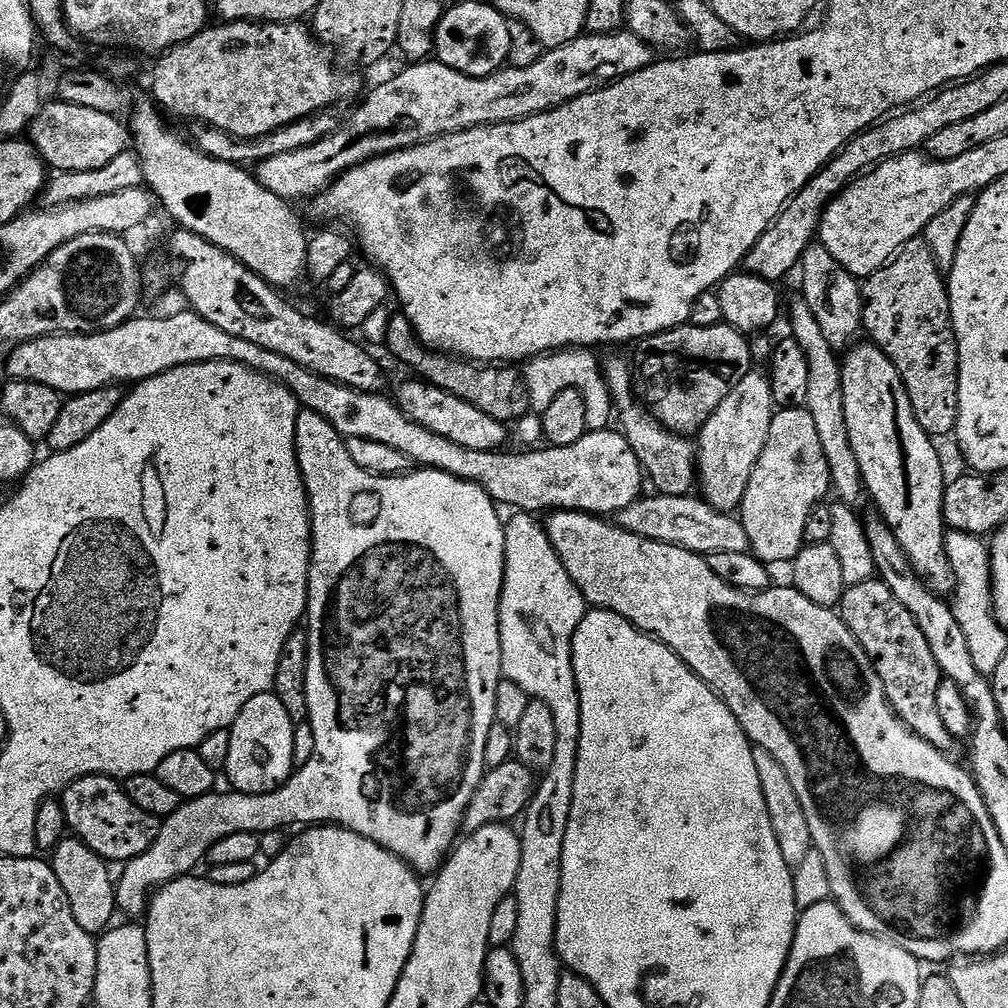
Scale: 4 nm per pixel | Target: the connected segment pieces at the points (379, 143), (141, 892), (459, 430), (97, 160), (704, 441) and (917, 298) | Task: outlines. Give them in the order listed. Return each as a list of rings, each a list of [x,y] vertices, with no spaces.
[[[627,30],[582,34],[576,40],[547,49],[534,66],[505,66],[489,76],[467,76],[458,70],[450,70],[450,66],[435,58],[412,62],[397,76],[378,85],[361,102],[356,113],[345,124],[343,121],[335,132],[314,142],[314,146],[264,160],[255,165],[254,175],[263,188],[286,201],[307,201],[327,190],[343,172],[349,172],[375,156],[425,144],[451,132],[483,124],[505,124],[549,112],[652,63],[654,49]]]
[[[301,410],[296,415],[296,457],[298,458],[298,466],[300,473],[304,479],[304,485],[308,491],[308,510],[312,514],[312,561],[310,562],[310,574],[308,575],[308,611],[306,613],[306,631],[308,634],[308,669],[306,670],[306,698],[308,699],[308,718],[307,723],[311,724],[314,730],[314,754],[310,758],[310,762],[299,765],[293,771],[290,779],[284,783],[278,790],[267,792],[266,794],[246,794],[245,792],[237,792],[235,790],[227,790],[228,792],[220,792],[221,790],[213,790],[207,796],[200,796],[196,800],[184,800],[178,810],[174,810],[174,814],[163,817],[160,829],[158,830],[158,838],[154,838],[154,842],[150,846],[150,850],[146,850],[140,856],[127,861],[123,865],[124,873],[119,873],[116,880],[116,907],[121,913],[124,912],[125,917],[140,918],[148,911],[148,902],[152,898],[155,889],[160,888],[163,884],[169,884],[171,880],[176,880],[180,876],[186,876],[197,871],[196,863],[203,861],[208,855],[210,846],[214,846],[214,842],[222,842],[222,838],[230,838],[230,834],[238,834],[239,832],[254,832],[257,834],[265,834],[264,832],[276,832],[279,828],[288,828],[291,824],[300,824],[296,826],[339,826],[348,828],[352,832],[362,834],[362,838],[370,838],[370,842],[374,842],[378,846],[382,846],[386,850],[390,850],[398,858],[402,858],[417,874],[432,874],[439,869],[444,863],[449,852],[452,851],[457,843],[458,837],[462,832],[464,815],[470,806],[470,800],[474,798],[474,790],[478,790],[478,786],[482,782],[485,774],[484,763],[486,762],[486,738],[490,738],[490,730],[492,725],[496,723],[496,715],[494,714],[494,698],[496,691],[502,679],[500,667],[502,666],[502,650],[500,649],[500,595],[502,594],[502,586],[504,585],[504,525],[505,521],[500,520],[498,505],[495,500],[490,499],[486,494],[486,490],[482,490],[482,486],[478,486],[474,482],[466,482],[454,478],[445,472],[435,472],[433,468],[423,470],[409,470],[399,476],[375,476],[366,470],[362,470],[362,466],[357,466],[354,458],[350,458],[350,450],[348,449],[345,437],[340,435],[338,430],[334,430],[334,426],[330,426],[330,422],[326,422],[326,418],[322,418],[322,414],[314,414],[307,410]]]
[[[411,379],[397,386],[394,399],[401,411],[414,422],[418,422],[418,426],[426,426],[426,430],[434,430],[434,434],[442,434],[442,438],[450,438],[450,442],[466,446],[466,450],[498,452],[509,443],[510,428],[505,421],[490,418],[490,414],[478,410],[478,406],[429,384],[427,380]]]
[[[48,102],[31,122],[30,143],[49,169],[57,168],[60,174],[93,172],[114,162],[129,147],[129,133],[120,123],[117,117],[86,110],[86,106]]]
[[[763,371],[748,372],[744,381],[721,402],[716,408],[716,413],[704,423],[698,433],[696,454],[698,488],[707,504],[720,512],[732,514],[739,509],[742,498],[746,494],[746,485],[750,482],[750,474],[754,474],[754,466],[758,466],[758,458],[762,458],[766,438],[770,438],[770,422],[777,411],[777,406],[774,402],[771,379],[760,372]]]
[[[917,238],[906,242],[906,246],[898,252],[895,258],[885,266],[879,268],[873,276],[867,277],[862,284],[862,295],[864,298],[864,315],[862,317],[862,328],[866,333],[867,339],[876,347],[880,348],[890,358],[892,365],[898,370],[902,382],[906,386],[906,394],[910,394],[910,406],[914,410],[914,418],[918,418],[918,426],[926,430],[926,434],[933,438],[939,436],[951,437],[956,430],[958,422],[958,374],[960,373],[960,359],[958,358],[958,346],[956,345],[956,332],[952,328],[952,311],[950,310],[950,298],[948,297],[948,286],[945,273],[941,272],[930,246],[923,238]]]

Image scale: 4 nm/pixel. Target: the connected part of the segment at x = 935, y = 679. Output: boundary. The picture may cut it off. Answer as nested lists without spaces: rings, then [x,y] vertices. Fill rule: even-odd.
[[[873,578],[858,586],[845,587],[838,615],[871,658],[878,678],[882,678],[882,690],[886,690],[888,704],[898,719],[918,738],[930,742],[930,746],[945,754],[951,753],[951,748],[957,747],[958,742],[950,730],[942,726],[942,718],[938,715],[940,667],[938,662],[934,662],[934,654],[930,654],[930,645],[926,643],[922,630],[918,630],[918,622],[914,622],[914,614],[910,614],[894,594],[890,594],[890,586]]]

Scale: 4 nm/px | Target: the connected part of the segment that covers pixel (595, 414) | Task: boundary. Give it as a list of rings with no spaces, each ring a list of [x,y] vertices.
[[[566,348],[559,352],[549,352],[542,356],[534,356],[523,365],[522,375],[528,387],[528,407],[533,413],[542,414],[550,410],[550,406],[566,390],[573,388],[586,398],[586,422],[588,431],[602,432],[614,420],[612,395],[604,381],[601,361],[596,361],[595,351],[587,348]]]

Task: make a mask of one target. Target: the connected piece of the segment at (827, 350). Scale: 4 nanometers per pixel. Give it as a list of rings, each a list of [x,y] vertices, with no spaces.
[[[796,298],[792,304],[791,339],[798,342],[802,354],[806,354],[806,366],[810,366],[810,379],[806,390],[806,407],[810,418],[814,418],[814,426],[818,429],[818,438],[822,442],[822,450],[826,454],[826,462],[830,466],[832,488],[837,492],[839,503],[859,505],[860,495],[865,495],[862,470],[858,466],[858,458],[854,458],[854,446],[850,446],[850,434],[846,434],[846,406],[842,406],[842,360],[837,349],[826,342],[826,334],[818,327],[818,321],[810,311],[810,306],[802,298]]]

